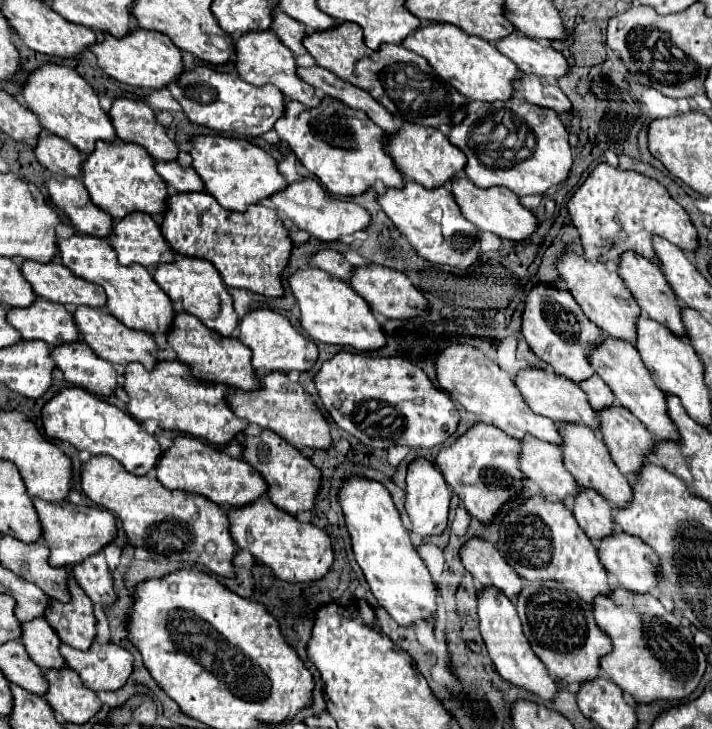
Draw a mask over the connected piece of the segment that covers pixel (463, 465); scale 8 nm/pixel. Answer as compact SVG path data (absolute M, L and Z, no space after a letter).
M475 423L449 447L443 447L435 459L437 467L445 475L447 485L463 499L469 515L483 523L489 523L499 507L507 503L515 491L521 491L523 473L517 465L519 441L497 429L495 425Z

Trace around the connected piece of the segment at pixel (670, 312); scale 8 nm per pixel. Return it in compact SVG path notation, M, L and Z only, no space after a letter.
M625 251L621 257L619 257L619 263L617 263L617 273L619 277L625 281L627 289L631 289L633 297L637 297L637 305L641 305L641 313L647 315L649 319L655 319L659 323L663 323L665 327L669 327L675 335L683 335L685 329L683 329L683 323L681 323L681 317L679 317L679 311L681 311L681 305L673 293L673 289L669 287L667 279L661 275L659 267L655 263L651 263L649 259L637 255L637 253L631 253L631 251Z

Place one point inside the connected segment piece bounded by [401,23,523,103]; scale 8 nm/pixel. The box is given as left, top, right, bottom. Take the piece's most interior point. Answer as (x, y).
(475, 68)

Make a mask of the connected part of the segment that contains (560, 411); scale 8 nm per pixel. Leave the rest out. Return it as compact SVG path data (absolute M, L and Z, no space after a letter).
M521 369L515 375L515 385L521 391L521 395L531 411L545 415L553 421L573 421L573 423L581 423L591 429L597 429L597 415L595 415L593 407L589 405L587 395L567 377L561 377L553 371L543 371L543 369L529 369L529 371Z

